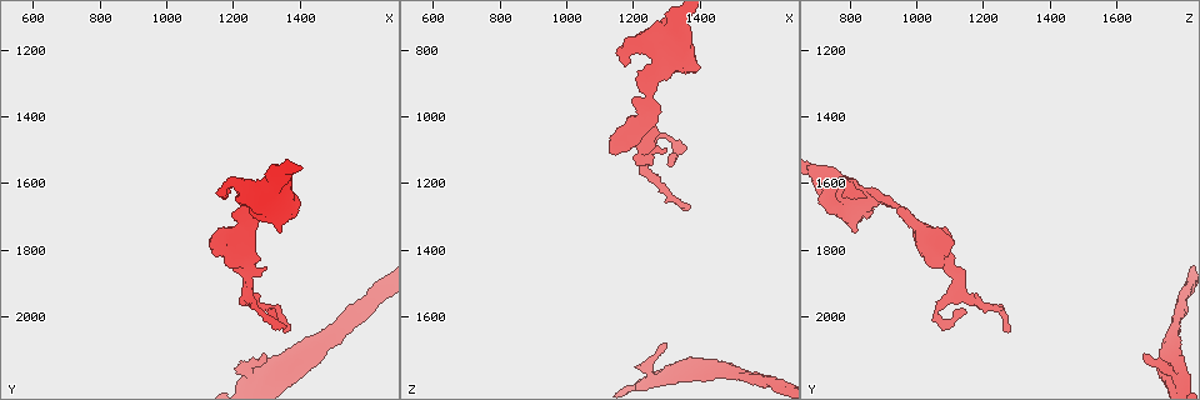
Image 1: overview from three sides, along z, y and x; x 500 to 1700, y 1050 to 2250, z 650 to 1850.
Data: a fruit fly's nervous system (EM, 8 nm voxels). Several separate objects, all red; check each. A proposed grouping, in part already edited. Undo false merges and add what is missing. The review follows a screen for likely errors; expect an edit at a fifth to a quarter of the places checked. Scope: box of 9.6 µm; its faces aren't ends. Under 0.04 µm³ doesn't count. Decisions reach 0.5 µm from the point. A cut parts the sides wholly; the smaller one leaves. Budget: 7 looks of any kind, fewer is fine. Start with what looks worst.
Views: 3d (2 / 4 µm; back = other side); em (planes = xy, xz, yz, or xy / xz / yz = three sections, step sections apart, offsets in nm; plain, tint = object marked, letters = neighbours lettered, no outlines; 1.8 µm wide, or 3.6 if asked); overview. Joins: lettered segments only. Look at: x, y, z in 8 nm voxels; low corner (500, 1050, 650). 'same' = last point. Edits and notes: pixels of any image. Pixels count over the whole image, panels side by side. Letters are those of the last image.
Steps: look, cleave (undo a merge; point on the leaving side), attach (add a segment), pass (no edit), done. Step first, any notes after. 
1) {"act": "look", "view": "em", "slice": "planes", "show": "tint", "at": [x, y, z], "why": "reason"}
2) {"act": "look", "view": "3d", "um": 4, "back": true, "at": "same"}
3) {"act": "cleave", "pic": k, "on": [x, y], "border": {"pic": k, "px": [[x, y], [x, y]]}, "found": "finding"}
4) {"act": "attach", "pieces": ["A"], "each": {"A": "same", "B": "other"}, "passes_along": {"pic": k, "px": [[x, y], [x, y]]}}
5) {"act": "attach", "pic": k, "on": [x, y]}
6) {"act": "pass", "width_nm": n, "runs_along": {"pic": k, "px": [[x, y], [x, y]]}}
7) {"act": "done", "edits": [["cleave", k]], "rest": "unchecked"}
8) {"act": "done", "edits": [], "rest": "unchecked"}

{"act": "look", "view": "em", "slice": "xz", "step": 8, "show": "letters", "at": [1290, 2120, 1680], "why": "free end"}

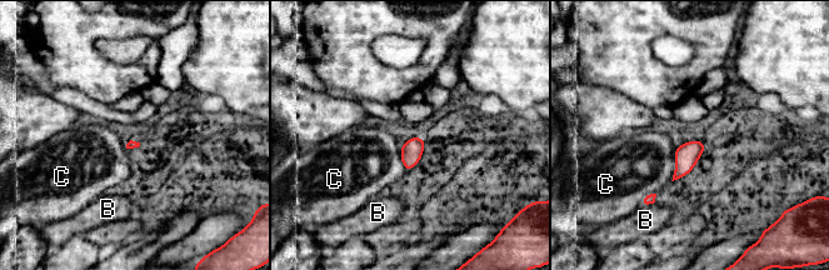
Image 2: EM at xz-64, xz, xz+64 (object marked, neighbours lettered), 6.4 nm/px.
{"act": "look", "view": "em", "slice": "planes", "show": "letters", "at": "same", "why": "another direction"}

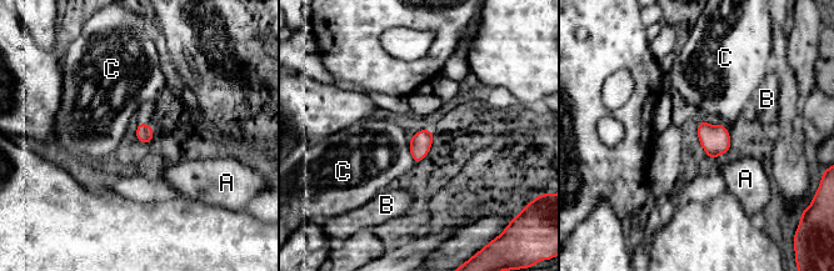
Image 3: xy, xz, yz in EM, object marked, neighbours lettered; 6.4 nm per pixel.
{"act": "pass", "each": {"A": "other", "B": "other", "C": "other"}, "border": {"pic": 3, "px": [[409, 137], [409, 152], [415, 164]]}, "found": "no lettered segment goes on from it"}

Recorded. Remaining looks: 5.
{"act": "look", "view": "em", "slice": "planes", "show": "letters", "at": [1370, 2040, 1260], "why": "free end"}

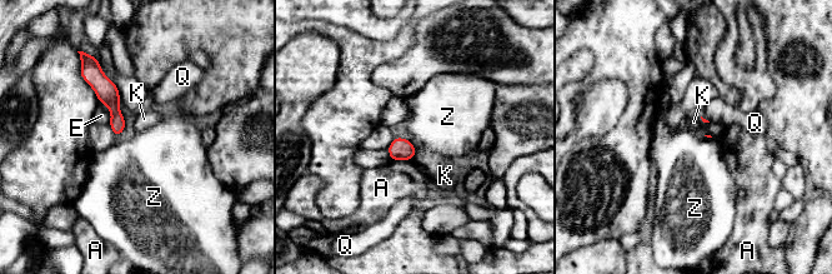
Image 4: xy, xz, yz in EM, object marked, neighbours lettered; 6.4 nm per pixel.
{"act": "pass", "each": {"A": "other", "E": "other", "K": "other", "Q": "other", "Z": "other"}, "found": "none of them fits"}

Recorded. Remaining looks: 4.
{"act": "look", "view": "em", "slice": "planes", "show": "letters", "at": [1300, 1850, 1100], "why": "stops while still wide"}

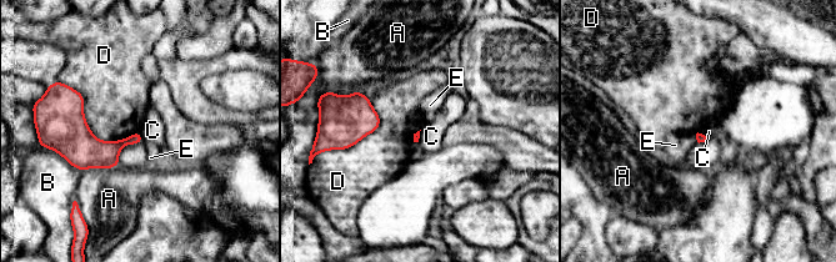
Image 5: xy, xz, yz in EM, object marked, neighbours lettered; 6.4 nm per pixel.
{"act": "pass", "each": {"A": "other", "B": "other", "C": "other", "D": "other", "E": "other"}, "found": "no lettered segment goes on from it"}

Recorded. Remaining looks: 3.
{"act": "done", "edits": [], "rest": "unchecked"}

